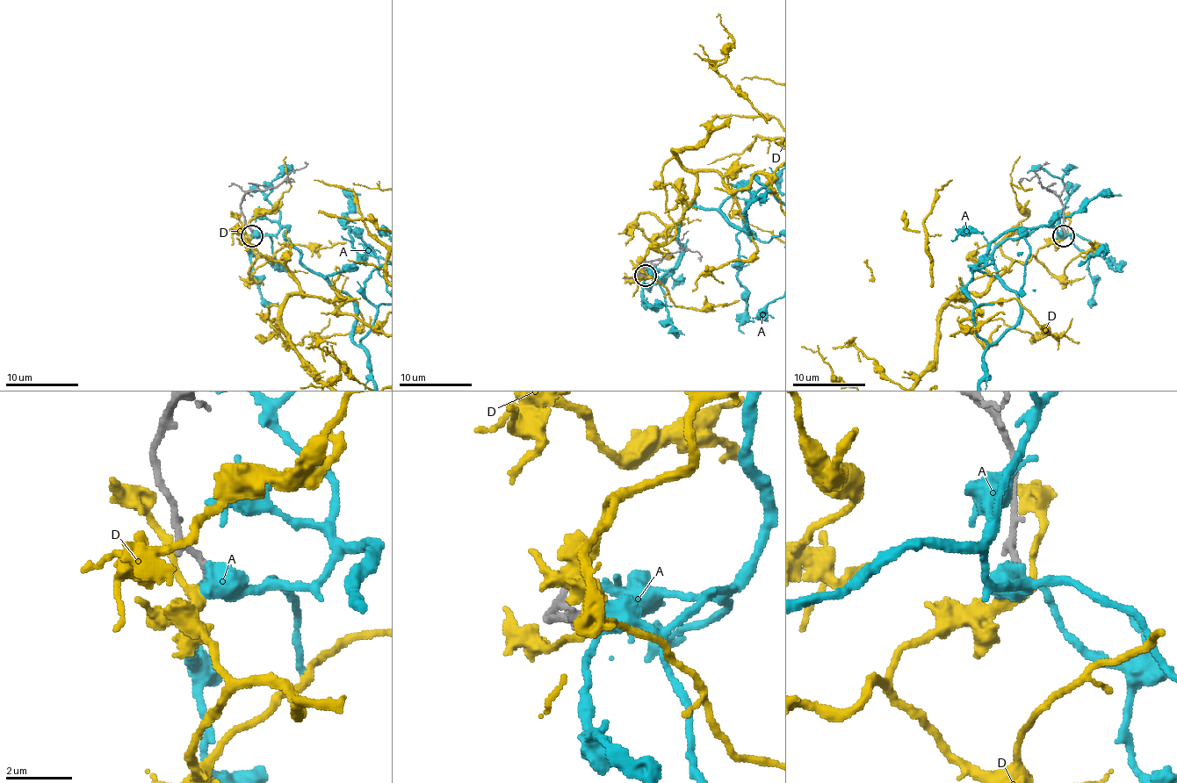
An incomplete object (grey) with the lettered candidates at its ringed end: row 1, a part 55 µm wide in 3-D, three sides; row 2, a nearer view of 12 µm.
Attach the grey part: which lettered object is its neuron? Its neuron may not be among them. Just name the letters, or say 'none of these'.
none of these

